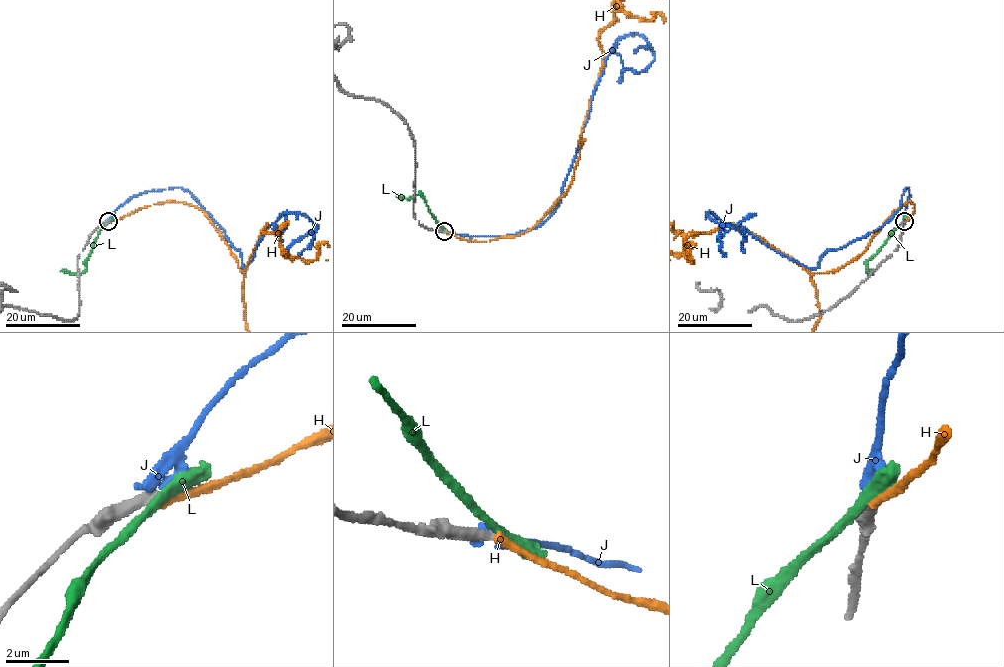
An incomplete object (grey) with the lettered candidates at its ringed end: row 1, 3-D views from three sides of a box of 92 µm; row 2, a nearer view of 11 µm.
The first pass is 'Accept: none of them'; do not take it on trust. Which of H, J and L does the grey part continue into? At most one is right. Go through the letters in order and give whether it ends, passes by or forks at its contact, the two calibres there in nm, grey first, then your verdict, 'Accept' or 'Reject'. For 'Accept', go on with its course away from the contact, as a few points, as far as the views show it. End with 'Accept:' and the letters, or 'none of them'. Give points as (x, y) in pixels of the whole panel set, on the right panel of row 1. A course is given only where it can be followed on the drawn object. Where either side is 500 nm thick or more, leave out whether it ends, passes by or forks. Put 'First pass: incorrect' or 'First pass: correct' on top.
First pass: correct
H: It ends there. Thickness 360 nm (grey) against 300 nm. Reject
J: It ends there. Thickness 400 nm (grey) against 360 nm. Reject
L: It passes by. Thickness 360 nm (grey) against 300 nm. Reject
Accept: none of them

